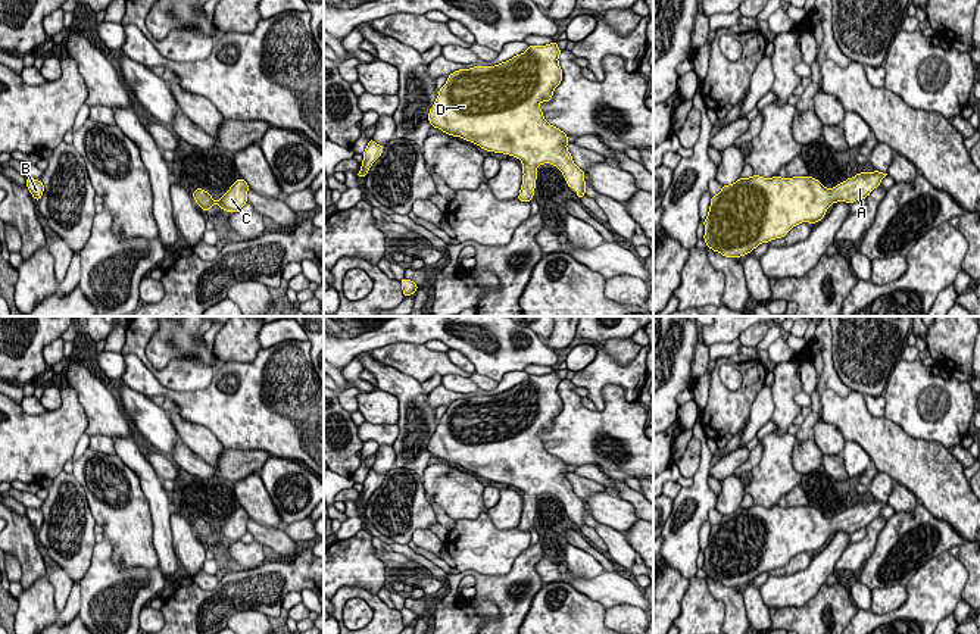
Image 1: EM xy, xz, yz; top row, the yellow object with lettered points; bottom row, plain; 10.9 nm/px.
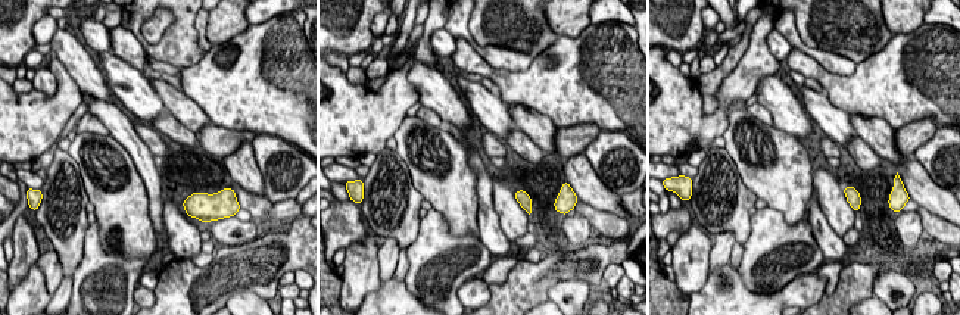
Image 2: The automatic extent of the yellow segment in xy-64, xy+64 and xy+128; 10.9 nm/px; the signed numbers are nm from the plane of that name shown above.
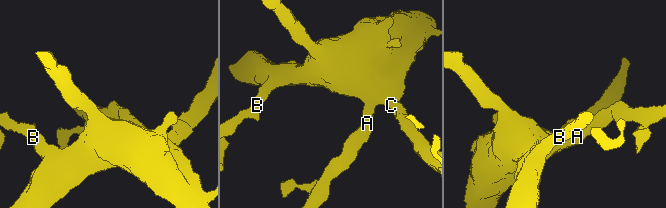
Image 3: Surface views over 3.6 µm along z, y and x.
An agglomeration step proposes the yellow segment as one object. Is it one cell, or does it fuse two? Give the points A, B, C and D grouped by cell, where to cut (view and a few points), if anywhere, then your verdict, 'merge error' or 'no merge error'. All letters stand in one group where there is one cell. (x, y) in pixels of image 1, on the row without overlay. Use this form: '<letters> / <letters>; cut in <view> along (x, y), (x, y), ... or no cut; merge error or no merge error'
A B C D; no cut; no merge error

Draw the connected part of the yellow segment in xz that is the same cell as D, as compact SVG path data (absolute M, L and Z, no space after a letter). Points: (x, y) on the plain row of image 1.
M553 371L546 375L528 375L524 382L494 396L455 400L440 418L428 443L431 456L475 472L487 481L519 488L524 493L519 531L530 533L534 527L537 497L543 493L555 494L564 503L567 515L577 519L578 528L586 524L586 502L574 493L567 478L568 465L550 455L539 437L542 431L552 430L553 419L562 412L559 384L561 378Z

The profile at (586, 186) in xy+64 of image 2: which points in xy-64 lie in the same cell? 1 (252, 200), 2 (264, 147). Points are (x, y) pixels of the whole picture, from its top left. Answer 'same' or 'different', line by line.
1: different
2: different

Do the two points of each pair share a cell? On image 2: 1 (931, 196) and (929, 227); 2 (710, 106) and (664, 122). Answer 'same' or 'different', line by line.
1: different
2: different

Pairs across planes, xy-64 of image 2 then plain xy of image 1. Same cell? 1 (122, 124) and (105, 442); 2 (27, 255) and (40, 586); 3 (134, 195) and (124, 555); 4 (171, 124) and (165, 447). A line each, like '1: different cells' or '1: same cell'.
1: different cells
2: different cells
3: same cell
4: different cells

